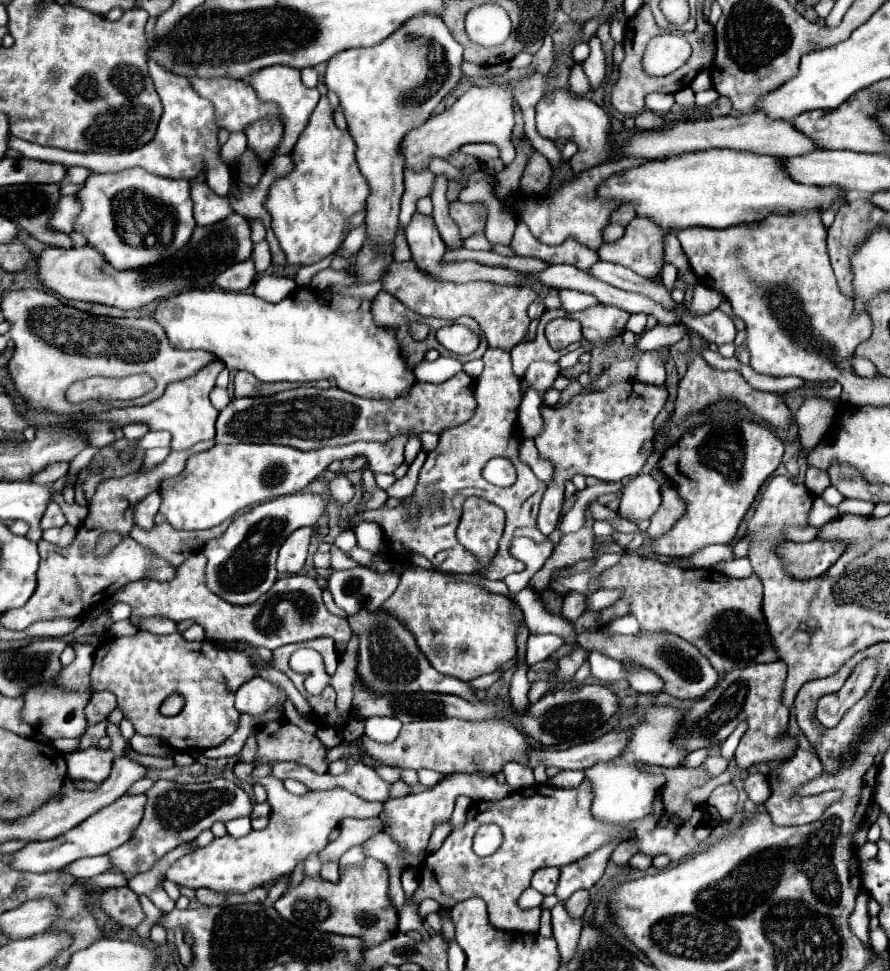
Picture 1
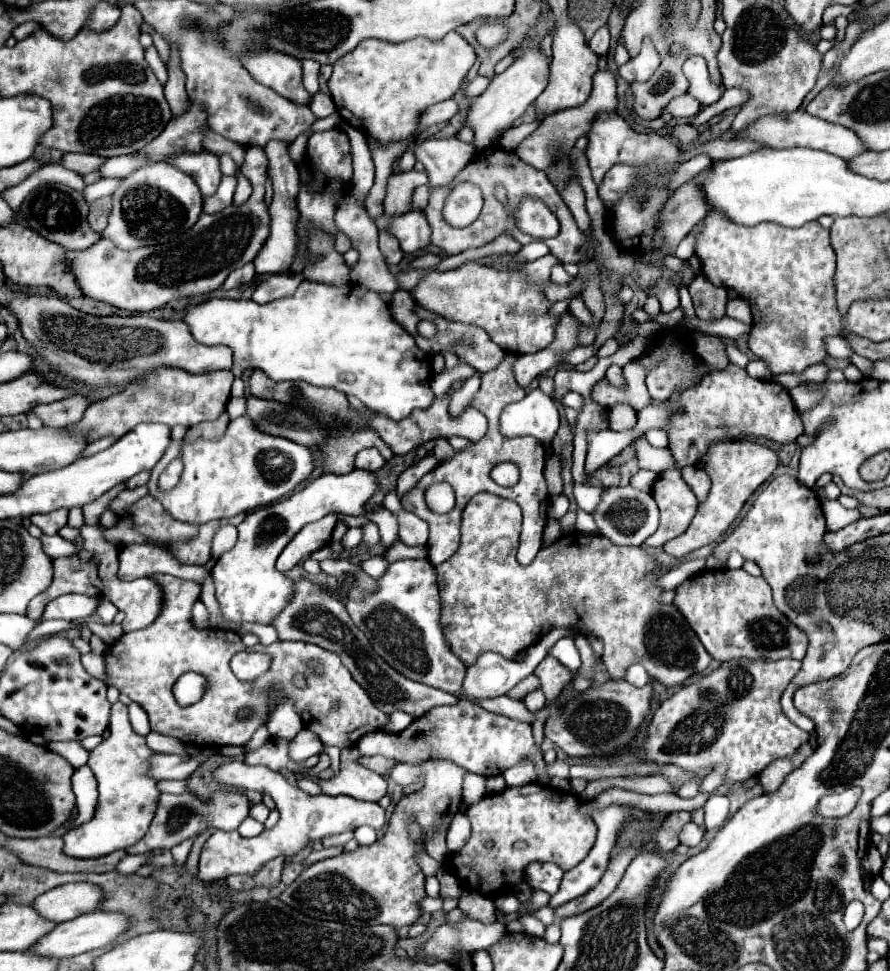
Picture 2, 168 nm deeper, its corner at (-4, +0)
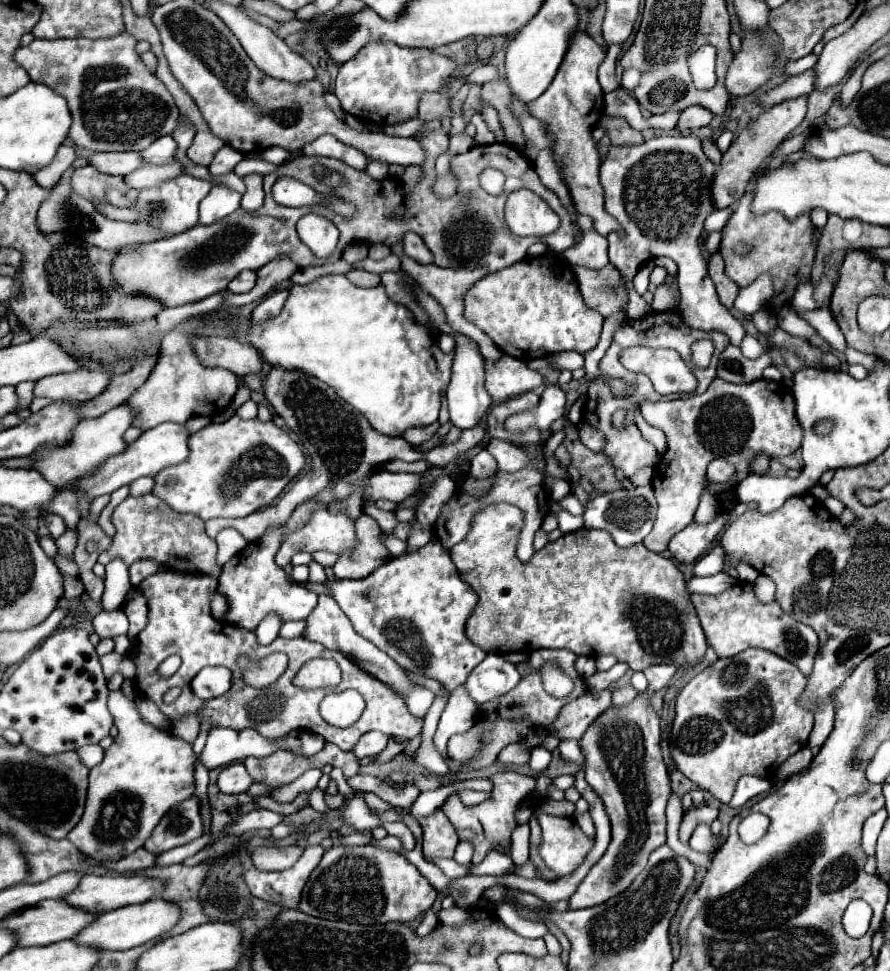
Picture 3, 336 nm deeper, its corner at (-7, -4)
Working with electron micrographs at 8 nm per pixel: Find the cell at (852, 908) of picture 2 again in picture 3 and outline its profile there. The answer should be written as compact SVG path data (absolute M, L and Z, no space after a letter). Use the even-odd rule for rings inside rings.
M853 899L843 914L842 925L852 938L862 937L869 929L872 909L863 899Z

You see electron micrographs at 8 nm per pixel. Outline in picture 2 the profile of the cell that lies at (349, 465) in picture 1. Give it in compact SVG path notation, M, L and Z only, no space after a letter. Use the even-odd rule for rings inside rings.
M364 449L356 455L356 467L360 467L360 469L378 471L382 465L384 465L384 459L378 453L378 449Z

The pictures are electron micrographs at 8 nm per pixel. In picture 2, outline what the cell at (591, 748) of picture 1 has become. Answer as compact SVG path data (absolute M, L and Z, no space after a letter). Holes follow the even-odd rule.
M730 659L714 669L710 675L700 677L694 683L682 685L672 697L668 697L652 717L648 729L648 741L644 743L640 755L654 763L672 763L688 773L712 771L716 765L726 765L728 771L724 781L740 783L748 777L758 775L768 763L790 757L794 751L808 741L808 733L796 727L782 711L780 697L792 677L798 673L800 661L778 659L778 661L756 661L756 659Z

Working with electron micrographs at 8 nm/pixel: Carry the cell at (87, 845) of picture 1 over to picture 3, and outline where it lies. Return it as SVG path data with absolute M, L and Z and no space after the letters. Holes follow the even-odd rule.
M113 691L109 695L109 711L115 719L115 727L119 735L115 737L113 745L105 751L105 757L99 765L89 771L89 791L87 791L87 805L81 821L69 831L67 839L87 857L93 859L121 859L135 849L143 847L155 825L161 817L179 801L191 797L193 793L193 763L197 755L191 749L191 743L169 735L167 731L159 731L141 721L135 701L127 699L121 691Z

